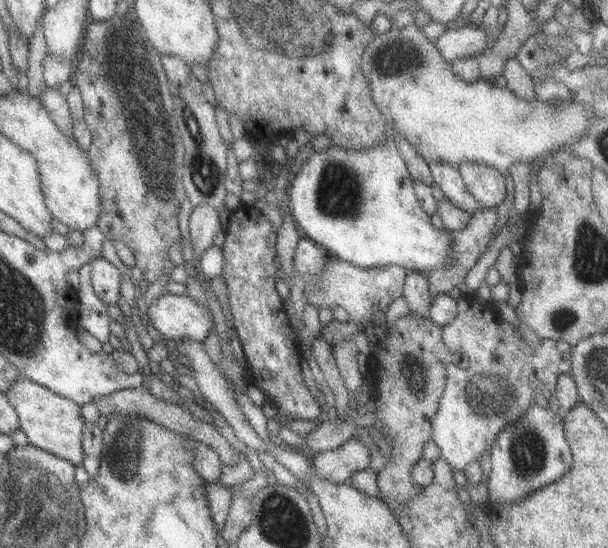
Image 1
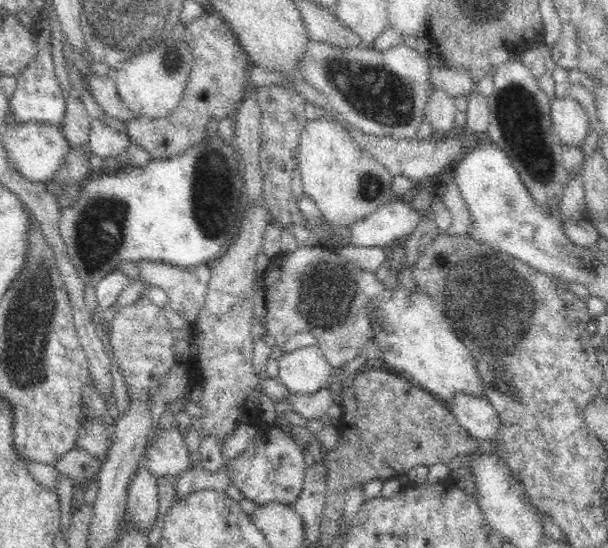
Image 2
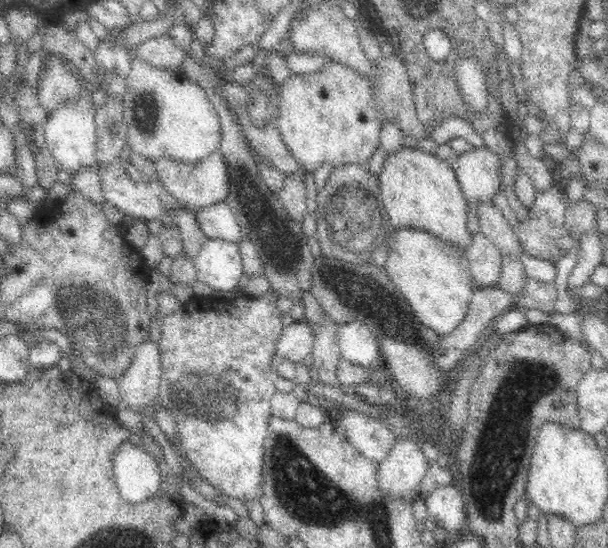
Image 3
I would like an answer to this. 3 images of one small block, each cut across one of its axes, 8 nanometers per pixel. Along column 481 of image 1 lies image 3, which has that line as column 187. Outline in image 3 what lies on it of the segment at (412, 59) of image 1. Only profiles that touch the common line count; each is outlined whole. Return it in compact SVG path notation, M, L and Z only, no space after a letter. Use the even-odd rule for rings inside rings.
M134 56L132 60L132 70L126 78L126 92L124 96L124 122L130 130L128 134L128 146L144 156L150 164L158 160L174 160L174 162L184 162L184 164L200 164L204 158L210 158L210 154L216 154L222 144L222 122L220 114L214 110L210 98L206 92L198 86L188 82L182 74L168 72L168 70L158 70L152 68L146 60L140 60Z

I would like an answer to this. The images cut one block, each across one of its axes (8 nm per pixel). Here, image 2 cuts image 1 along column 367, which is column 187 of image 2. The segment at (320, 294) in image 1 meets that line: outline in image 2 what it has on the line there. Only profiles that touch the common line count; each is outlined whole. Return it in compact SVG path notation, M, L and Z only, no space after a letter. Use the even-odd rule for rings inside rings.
M148 260L134 262L134 266L138 270L140 280L144 280L144 284L162 288L168 296L168 308L178 312L186 324L194 326L194 320L198 318L206 302L206 294L208 294L210 280L212 280L212 268L206 264L192 266L192 268L180 268L180 266L172 266L170 262L148 262Z

